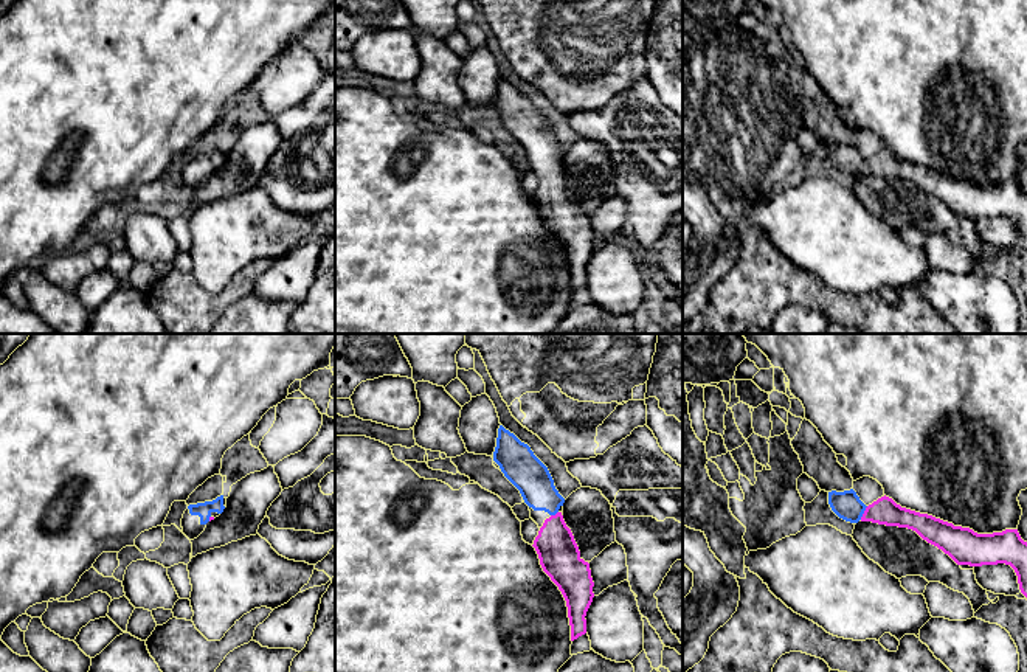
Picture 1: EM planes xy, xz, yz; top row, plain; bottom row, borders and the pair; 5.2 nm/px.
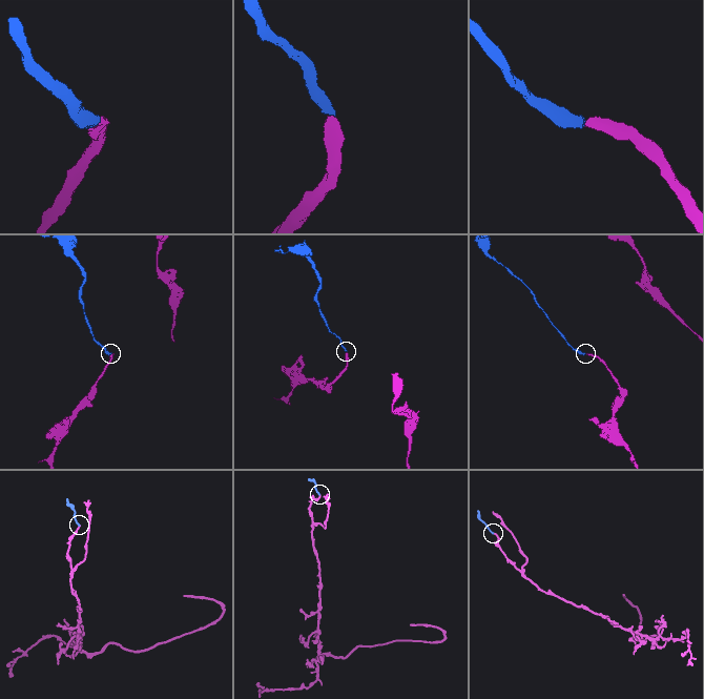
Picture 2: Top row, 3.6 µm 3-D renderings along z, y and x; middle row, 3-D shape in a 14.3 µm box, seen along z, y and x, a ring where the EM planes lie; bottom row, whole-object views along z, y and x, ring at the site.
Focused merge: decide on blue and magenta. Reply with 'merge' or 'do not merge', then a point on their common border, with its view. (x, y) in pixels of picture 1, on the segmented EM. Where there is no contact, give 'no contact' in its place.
merge | yz (863, 512)

